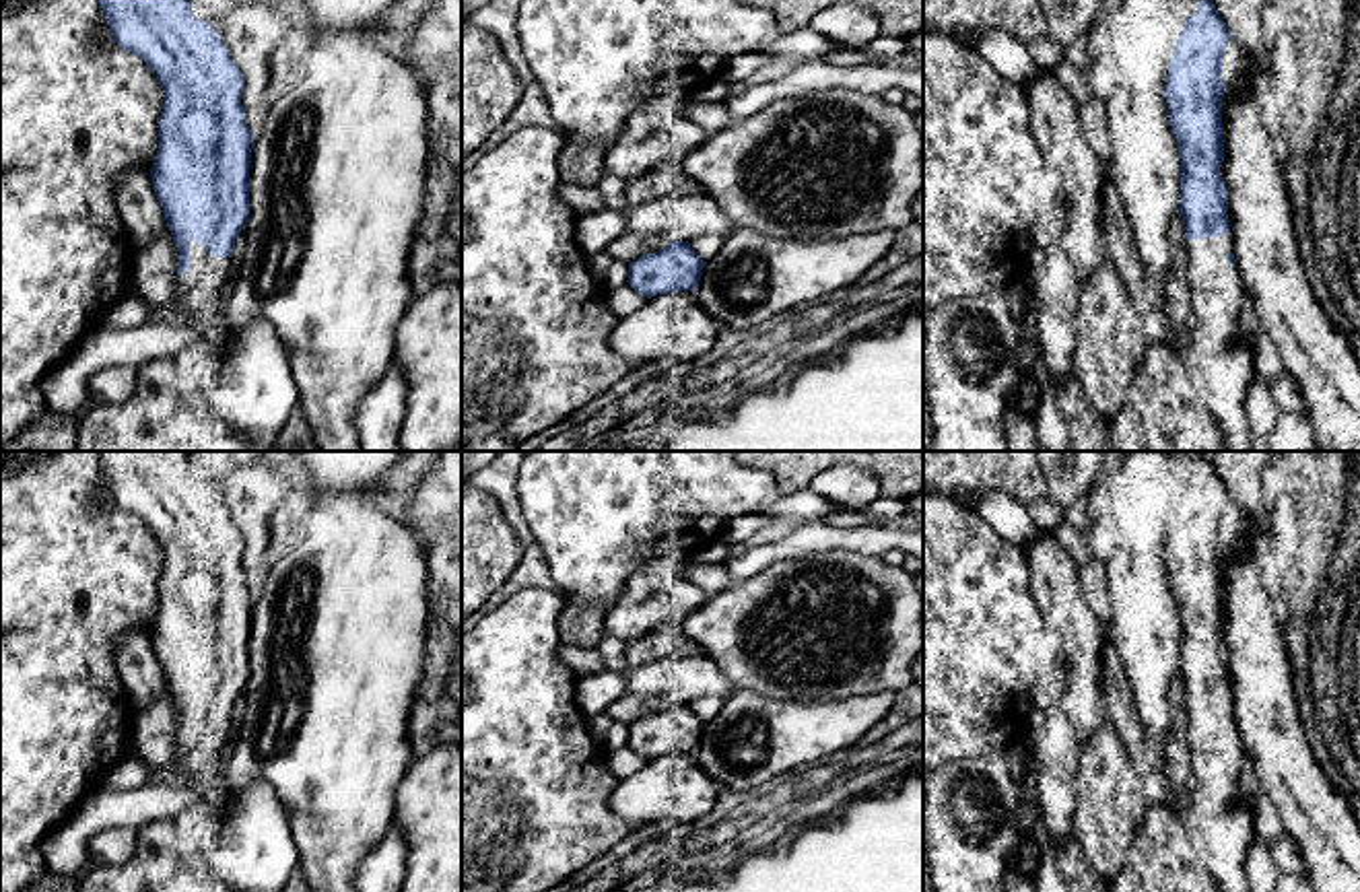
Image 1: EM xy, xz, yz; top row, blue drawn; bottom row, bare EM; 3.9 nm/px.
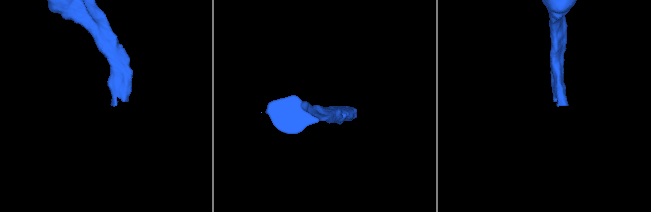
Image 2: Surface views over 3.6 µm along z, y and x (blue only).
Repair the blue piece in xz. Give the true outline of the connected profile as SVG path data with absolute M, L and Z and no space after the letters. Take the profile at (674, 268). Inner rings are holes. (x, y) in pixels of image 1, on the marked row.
M670 241L668 247L645 253L628 264L628 284L651 299L666 293L682 293L699 286L705 262L688 241Z

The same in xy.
M99 0L115 43L136 54L163 87L159 150L150 169L173 243L179 251L177 295L167 307L206 313L218 299L235 239L249 218L253 134L241 95L243 74L212 25L192 12L192 0Z

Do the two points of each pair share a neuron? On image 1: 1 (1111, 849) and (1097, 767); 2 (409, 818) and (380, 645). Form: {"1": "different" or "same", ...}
{"1": "same", "2": "different"}

